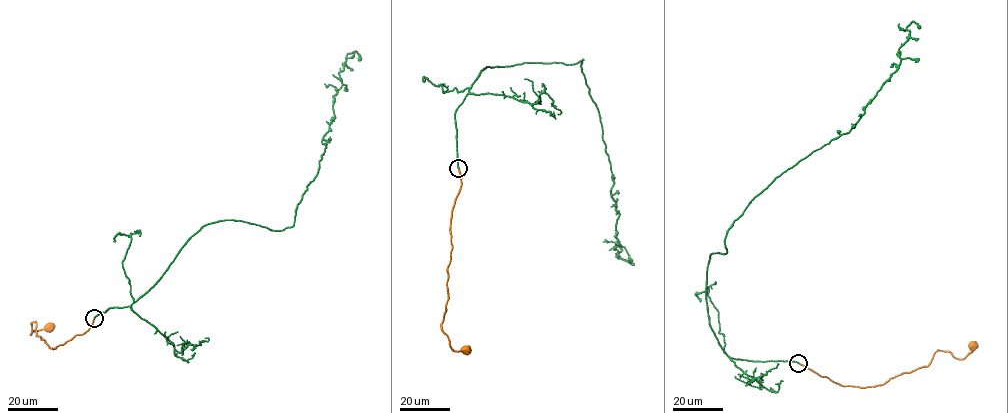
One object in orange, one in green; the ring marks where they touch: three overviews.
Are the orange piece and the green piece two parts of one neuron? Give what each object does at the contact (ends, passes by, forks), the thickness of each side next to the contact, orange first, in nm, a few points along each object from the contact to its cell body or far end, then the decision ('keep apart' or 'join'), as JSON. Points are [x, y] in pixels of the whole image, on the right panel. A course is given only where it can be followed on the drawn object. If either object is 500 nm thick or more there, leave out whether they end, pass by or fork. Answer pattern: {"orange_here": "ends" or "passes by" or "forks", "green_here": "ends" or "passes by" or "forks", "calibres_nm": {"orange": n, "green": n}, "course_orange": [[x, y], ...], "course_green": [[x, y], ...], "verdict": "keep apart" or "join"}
{"orange_here": "ends", "green_here": "ends", "calibres_nm": {"orange": 160, "green": 180}, "course_orange": [[798, 363], [841, 385], [869, 387], [927, 366], [938, 350], [963, 359], [972, 351], [972, 346]], "course_green": [[798, 363], [722, 349], [710, 254], [777, 177], [848, 132], [920, 28]], "verdict": "join"}

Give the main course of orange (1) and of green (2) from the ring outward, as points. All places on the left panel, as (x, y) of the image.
1: (94, 319), (82, 334), (53, 349), (36, 336), (35, 322), (30, 323), (30, 335), (48, 327)
2: (94, 319), (138, 298), (203, 226), (291, 227), (325, 151), (346, 55), (356, 51), (359, 61)

